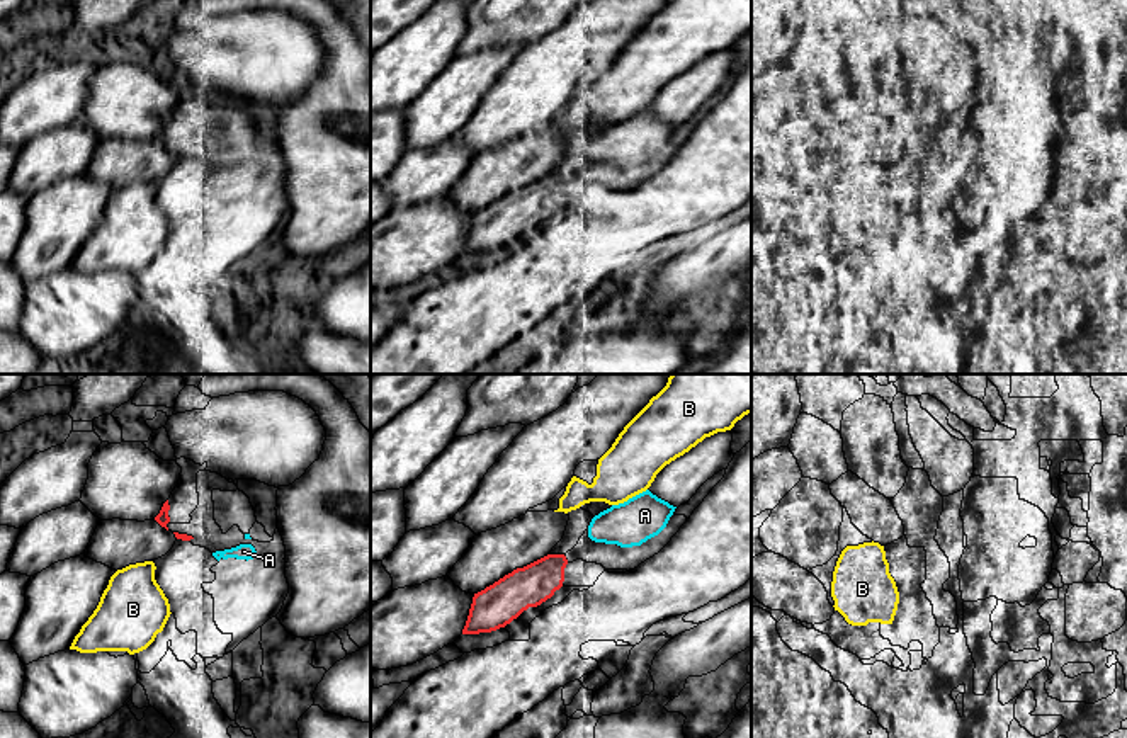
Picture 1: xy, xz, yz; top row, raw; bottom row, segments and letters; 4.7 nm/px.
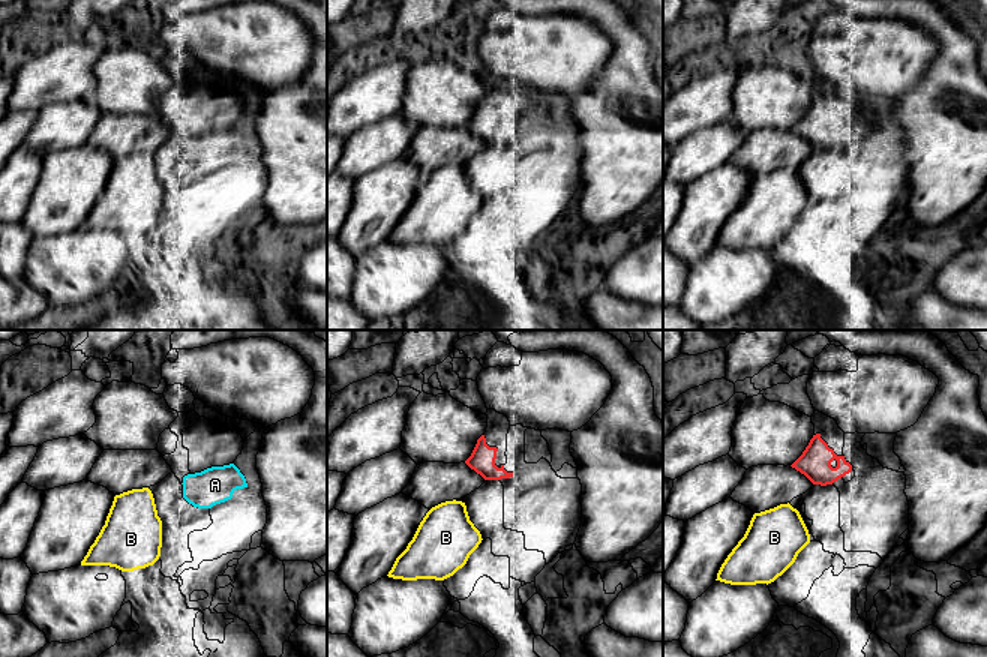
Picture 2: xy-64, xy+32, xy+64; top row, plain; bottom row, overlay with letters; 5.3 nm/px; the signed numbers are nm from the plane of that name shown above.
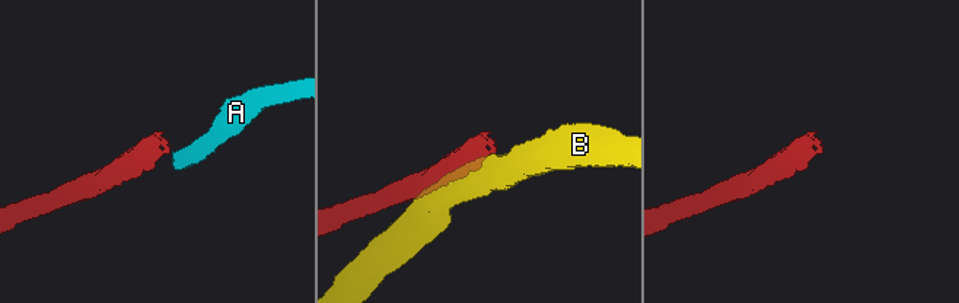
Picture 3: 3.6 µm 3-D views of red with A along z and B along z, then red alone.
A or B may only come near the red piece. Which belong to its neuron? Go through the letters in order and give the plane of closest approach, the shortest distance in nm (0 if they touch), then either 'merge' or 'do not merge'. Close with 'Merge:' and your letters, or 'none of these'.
A: xy | 120 nm | do not merge
B: xy | 160 nm | do not merge
Merge: none of these

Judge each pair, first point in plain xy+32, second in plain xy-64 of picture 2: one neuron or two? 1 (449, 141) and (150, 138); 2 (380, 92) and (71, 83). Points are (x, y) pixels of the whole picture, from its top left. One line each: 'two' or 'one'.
1: one
2: one

